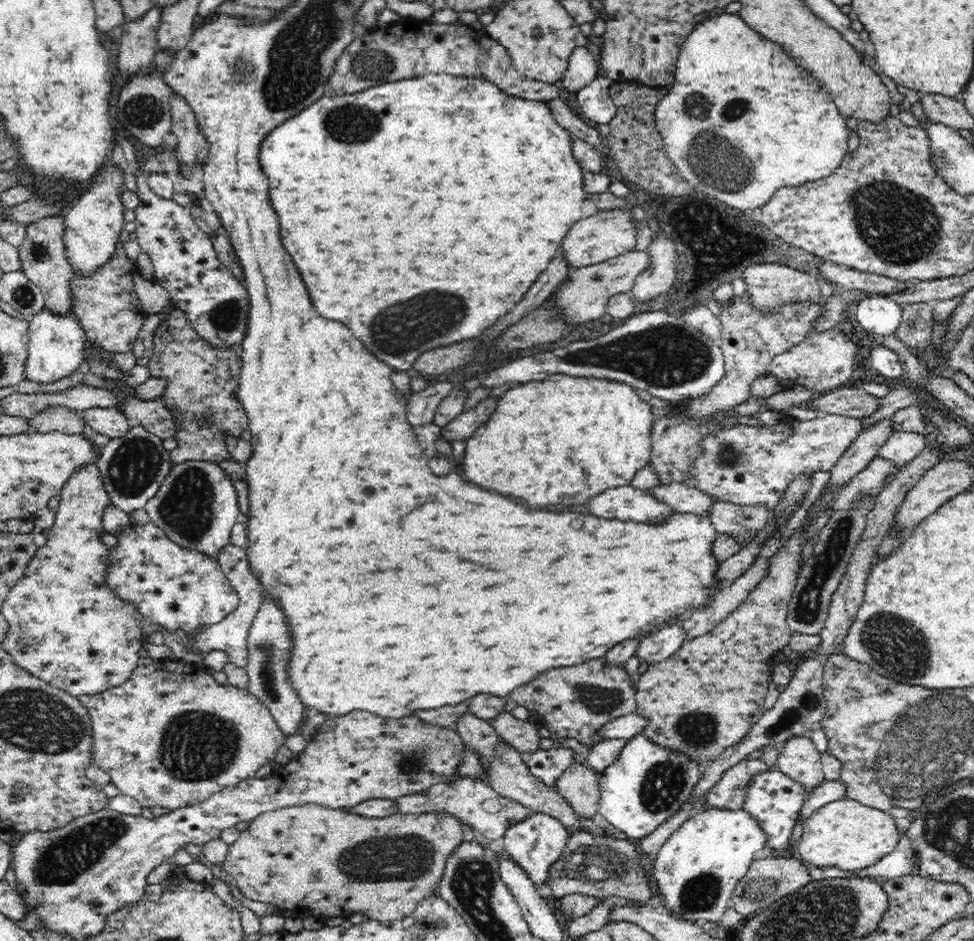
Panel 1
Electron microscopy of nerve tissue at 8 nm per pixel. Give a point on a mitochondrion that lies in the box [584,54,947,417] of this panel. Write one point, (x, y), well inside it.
(897, 225)

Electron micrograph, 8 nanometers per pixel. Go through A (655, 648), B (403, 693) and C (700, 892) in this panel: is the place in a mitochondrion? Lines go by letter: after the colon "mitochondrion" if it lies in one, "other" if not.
A: other
B: other
C: mitochondrion

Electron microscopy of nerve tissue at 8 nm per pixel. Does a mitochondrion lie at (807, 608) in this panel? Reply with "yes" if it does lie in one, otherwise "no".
yes

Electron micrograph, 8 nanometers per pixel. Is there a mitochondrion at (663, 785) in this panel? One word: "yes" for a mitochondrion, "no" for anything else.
yes

